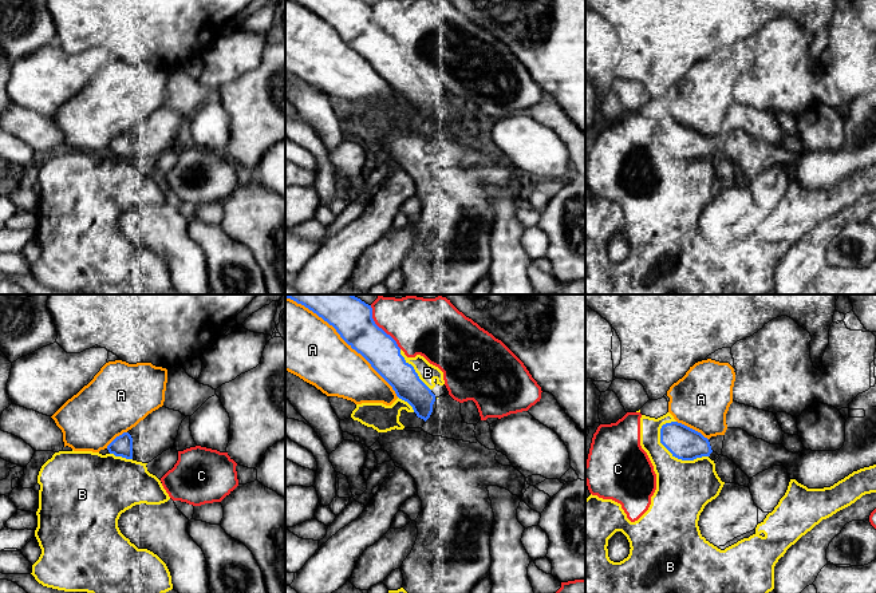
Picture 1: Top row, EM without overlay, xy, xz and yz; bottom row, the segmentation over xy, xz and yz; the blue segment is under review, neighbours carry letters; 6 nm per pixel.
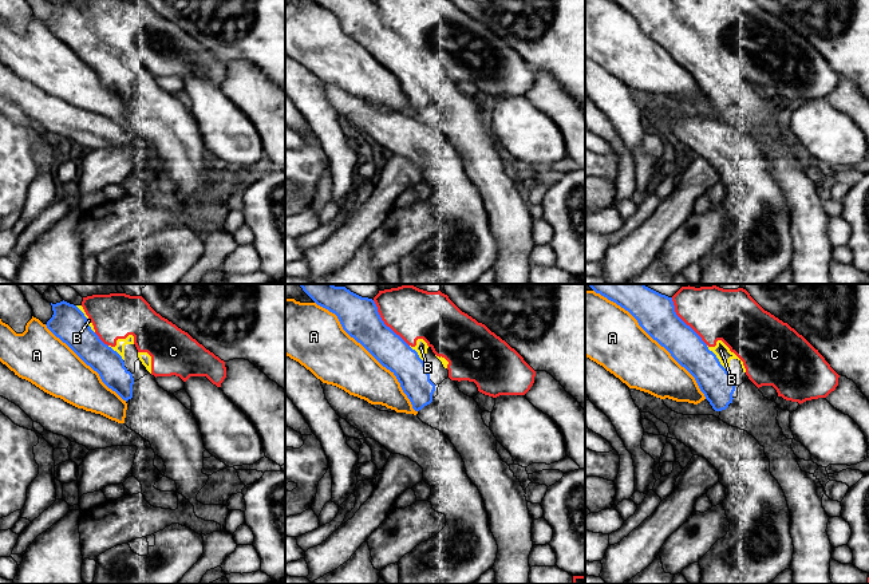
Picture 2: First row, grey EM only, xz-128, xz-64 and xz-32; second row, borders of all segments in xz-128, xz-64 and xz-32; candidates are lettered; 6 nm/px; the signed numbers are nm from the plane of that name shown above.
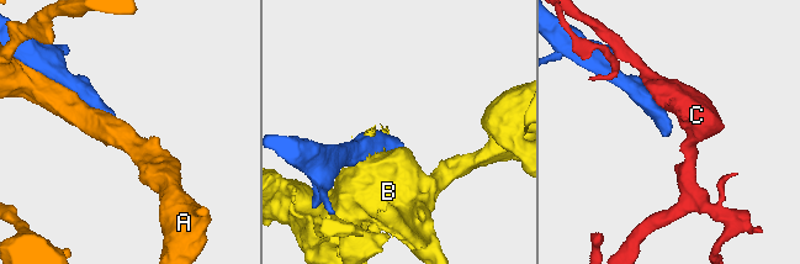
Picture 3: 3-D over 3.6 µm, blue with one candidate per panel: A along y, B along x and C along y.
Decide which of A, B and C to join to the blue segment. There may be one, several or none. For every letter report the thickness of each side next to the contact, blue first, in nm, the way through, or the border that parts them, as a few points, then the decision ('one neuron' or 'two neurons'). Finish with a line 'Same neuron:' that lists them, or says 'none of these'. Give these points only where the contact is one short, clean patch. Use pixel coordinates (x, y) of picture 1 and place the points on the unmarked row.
A: calibres 240 and 380 nm; two neurons
B: calibres 200 and 340 nm; two neurons
C: calibres 240 and 340 nm; two neurons
Same neuron: none of these

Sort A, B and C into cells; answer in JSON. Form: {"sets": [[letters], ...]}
{"sets": [["A"], ["B"], ["C"]]}

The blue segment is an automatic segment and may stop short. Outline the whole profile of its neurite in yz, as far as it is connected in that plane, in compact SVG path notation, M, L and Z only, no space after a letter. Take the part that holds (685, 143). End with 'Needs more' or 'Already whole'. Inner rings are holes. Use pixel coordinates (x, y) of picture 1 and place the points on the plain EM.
M678 122L666 123L660 129L660 143L672 154L672 157L682 161L694 161L702 157L710 157L714 151L722 154L725 135L705 138L701 133Z. Needs more

